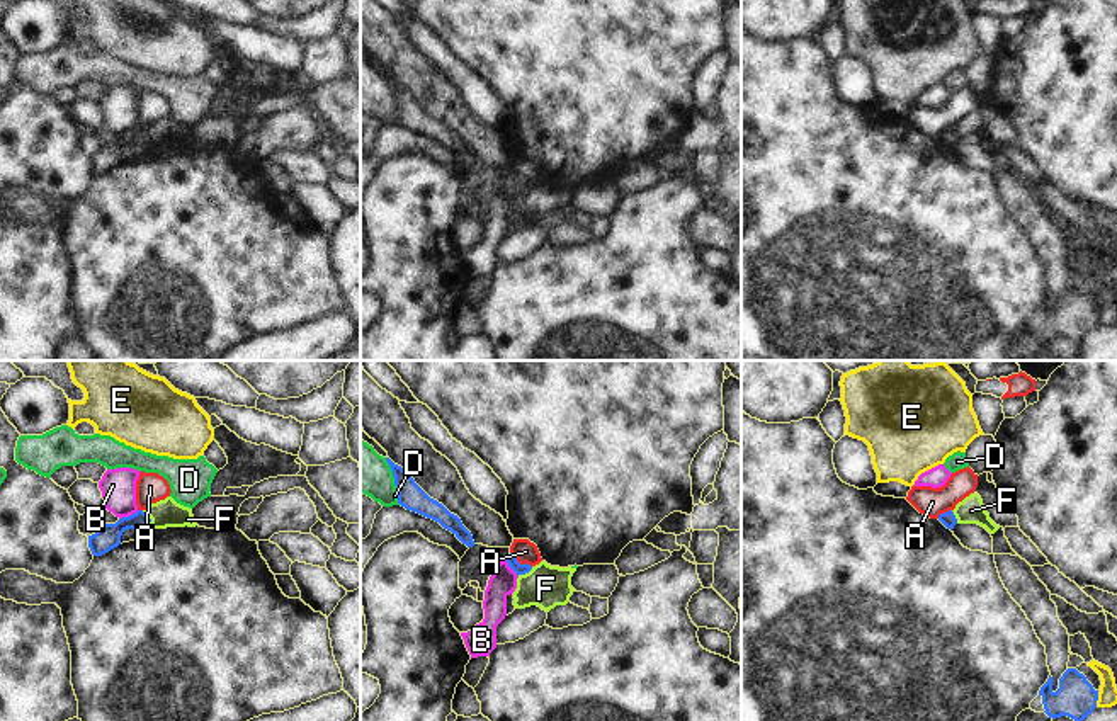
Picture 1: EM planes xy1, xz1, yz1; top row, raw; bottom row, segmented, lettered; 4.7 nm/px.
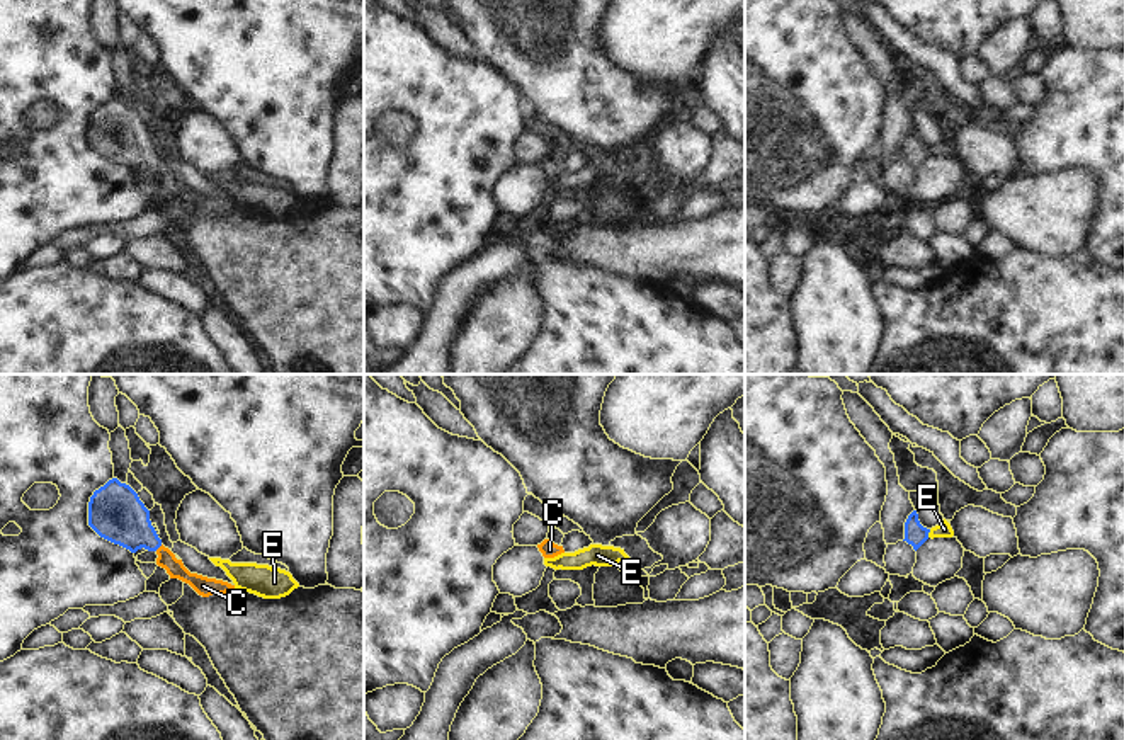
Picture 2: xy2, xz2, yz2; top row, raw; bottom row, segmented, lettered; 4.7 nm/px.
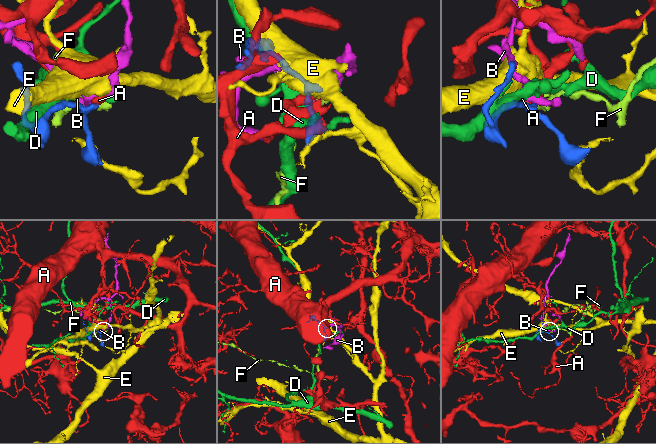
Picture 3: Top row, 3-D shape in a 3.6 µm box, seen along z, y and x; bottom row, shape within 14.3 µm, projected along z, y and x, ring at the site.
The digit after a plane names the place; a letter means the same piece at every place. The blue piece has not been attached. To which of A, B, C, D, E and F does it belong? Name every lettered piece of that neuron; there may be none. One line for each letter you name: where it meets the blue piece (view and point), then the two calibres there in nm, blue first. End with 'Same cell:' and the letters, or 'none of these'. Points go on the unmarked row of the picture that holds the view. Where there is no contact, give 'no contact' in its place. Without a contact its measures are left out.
C: xy2 (158, 165) | 260/90 nm
Same cell: C

